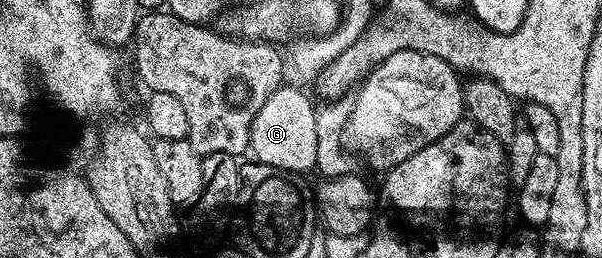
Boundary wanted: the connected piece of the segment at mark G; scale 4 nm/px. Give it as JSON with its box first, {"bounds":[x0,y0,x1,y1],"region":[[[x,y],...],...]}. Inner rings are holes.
{"bounds":[250,84,317,174],"region":[[[283,84],[268,96],[250,127],[250,152],[260,164],[308,174],[317,167],[315,104],[298,88]]]}

